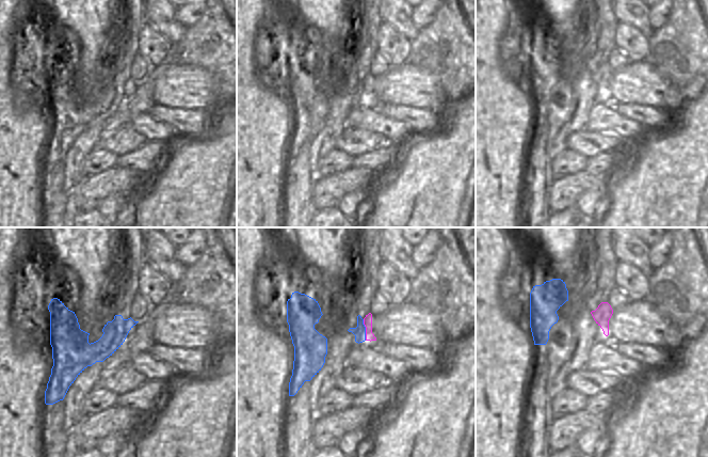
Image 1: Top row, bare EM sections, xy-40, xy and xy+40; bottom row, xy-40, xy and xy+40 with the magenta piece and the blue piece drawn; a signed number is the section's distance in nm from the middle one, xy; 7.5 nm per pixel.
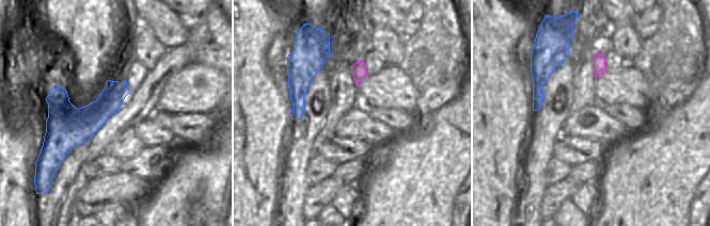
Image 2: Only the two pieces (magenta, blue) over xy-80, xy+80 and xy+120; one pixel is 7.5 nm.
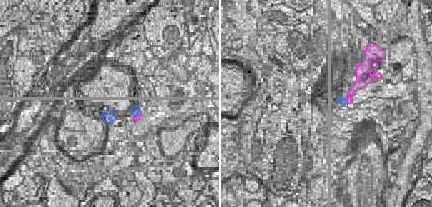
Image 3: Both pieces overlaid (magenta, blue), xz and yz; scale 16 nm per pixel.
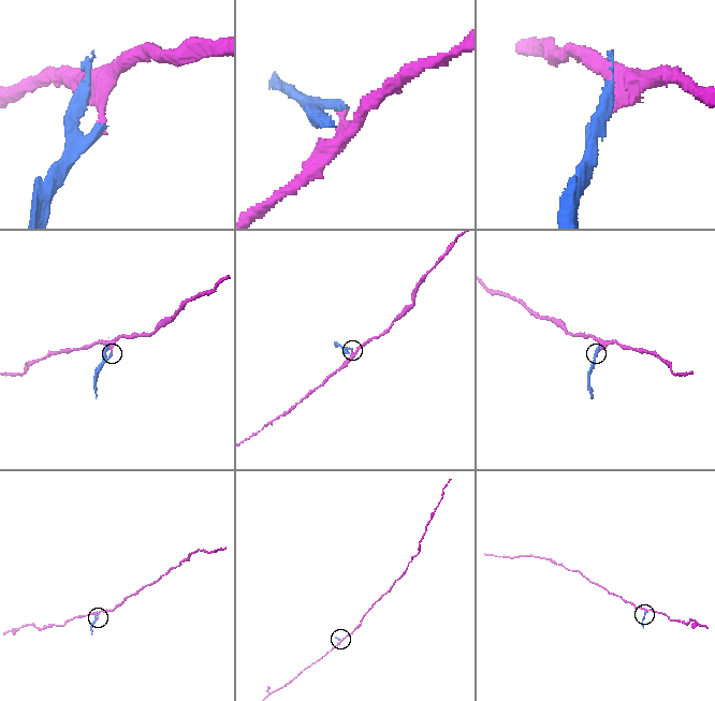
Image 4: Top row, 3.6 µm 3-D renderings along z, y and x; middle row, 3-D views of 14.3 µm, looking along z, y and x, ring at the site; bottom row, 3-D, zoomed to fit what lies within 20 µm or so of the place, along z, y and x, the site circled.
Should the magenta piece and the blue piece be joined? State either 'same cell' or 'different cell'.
different cell

